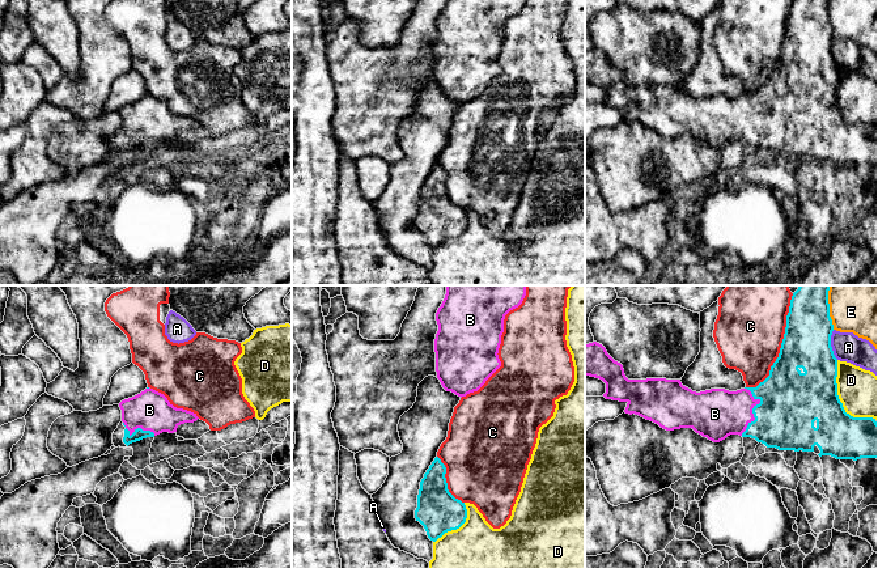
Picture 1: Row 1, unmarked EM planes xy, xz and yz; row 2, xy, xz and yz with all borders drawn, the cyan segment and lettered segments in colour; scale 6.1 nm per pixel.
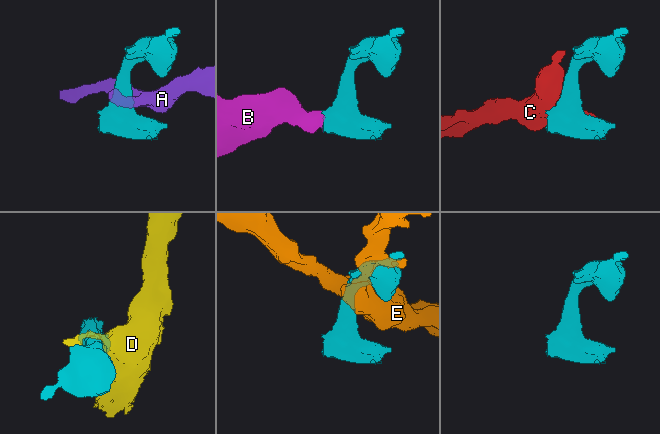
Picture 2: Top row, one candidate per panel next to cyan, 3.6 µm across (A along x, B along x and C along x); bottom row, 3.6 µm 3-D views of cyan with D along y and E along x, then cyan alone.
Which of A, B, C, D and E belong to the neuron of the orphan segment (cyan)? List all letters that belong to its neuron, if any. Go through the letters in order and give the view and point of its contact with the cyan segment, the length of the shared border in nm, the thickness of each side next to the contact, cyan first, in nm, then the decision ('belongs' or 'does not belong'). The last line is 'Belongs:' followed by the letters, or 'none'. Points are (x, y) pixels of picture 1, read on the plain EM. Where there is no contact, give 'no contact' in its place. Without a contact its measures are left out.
A: meets cyan in yz at (830, 51); contact 190 nm long; 300 nm thick on the cyan side, 180 nm on the other; does not belong
B: meets cyan in yz at (753, 118); contact 300 nm long; 380 nm thick on the cyan side, 300 nm on the other; belongs
C: meets cyan in yz at (781, 53); contact 650 nm long; 300 nm thick on the cyan side, 420 nm on the other; does not belong
D: meets cyan in yz at (839, 107); contact 440 nm long; 320 nm thick on the cyan side, 280 nm on the other; does not belong
E: meets cyan in yz at (828, 18); contact 220 nm long; 300 nm thick on the cyan side, 280 nm on the other; does not belong
Belongs: B

